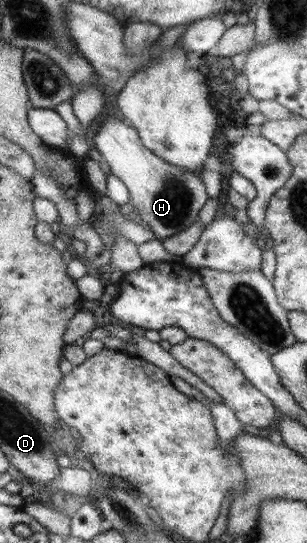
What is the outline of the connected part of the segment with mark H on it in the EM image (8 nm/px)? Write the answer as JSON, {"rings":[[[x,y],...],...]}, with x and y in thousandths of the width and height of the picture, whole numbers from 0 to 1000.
{"rings":[[[381,217],[349,219],[303,252],[309,274],[349,298],[355,313],[417,350],[420,378],[410,387],[450,396],[476,422],[521,446],[599,425],[645,405],[648,385],[678,361],[648,319],[603,317],[534,300],[456,262],[440,234]]]}

